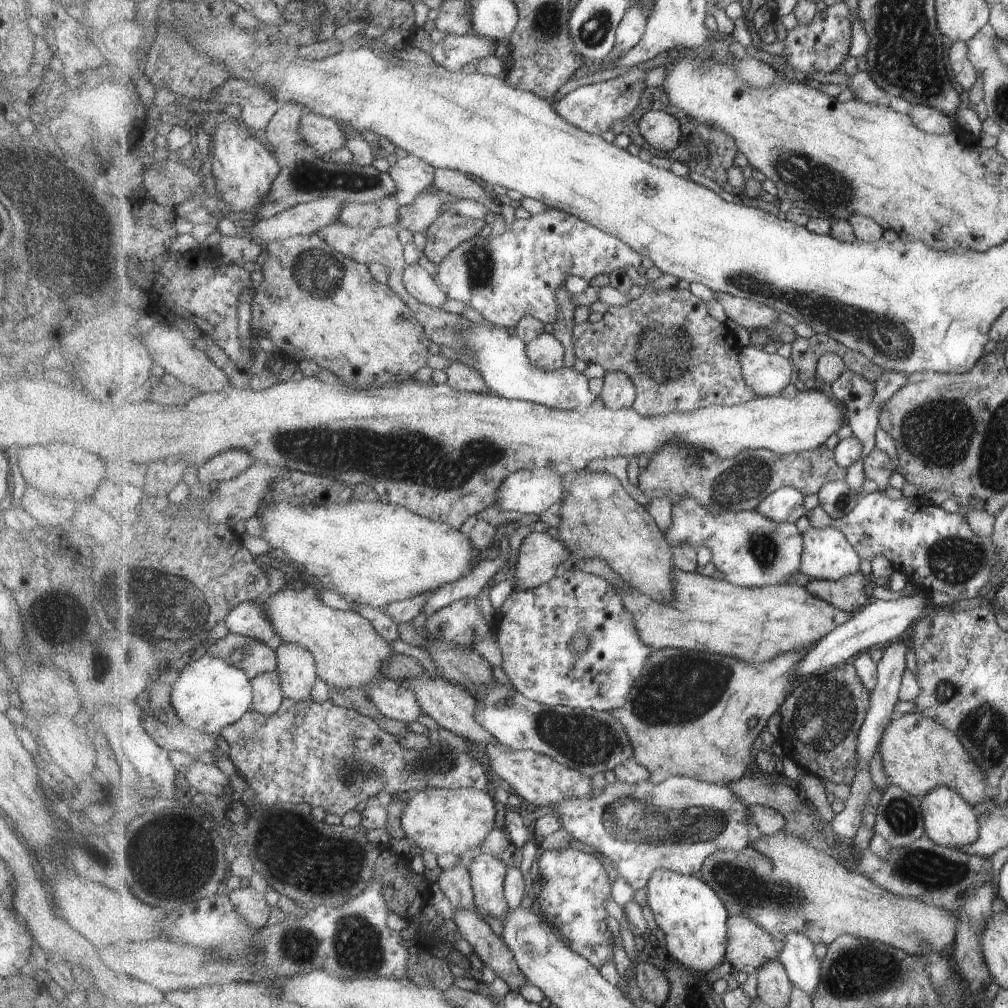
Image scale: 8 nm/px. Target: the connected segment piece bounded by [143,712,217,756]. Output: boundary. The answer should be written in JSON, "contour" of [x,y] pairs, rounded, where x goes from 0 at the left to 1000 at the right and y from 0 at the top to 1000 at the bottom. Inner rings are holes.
{"contour":[[[146,706],[142,713],[142,720],[150,732],[168,746],[181,745],[191,750],[199,750],[201,746],[209,747],[215,742],[213,729],[192,724],[182,716],[177,719],[162,717]]]}

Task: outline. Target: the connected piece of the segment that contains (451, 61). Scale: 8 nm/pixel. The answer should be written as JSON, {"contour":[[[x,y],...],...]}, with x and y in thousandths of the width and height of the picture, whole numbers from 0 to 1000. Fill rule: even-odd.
{"contour":[[[443,34],[439,40],[431,44],[427,55],[432,63],[439,64],[443,69],[457,71],[461,63],[472,63],[475,60],[483,56],[492,58],[493,50],[495,50],[495,44],[483,37],[476,37],[472,34],[461,34],[459,36]]]}

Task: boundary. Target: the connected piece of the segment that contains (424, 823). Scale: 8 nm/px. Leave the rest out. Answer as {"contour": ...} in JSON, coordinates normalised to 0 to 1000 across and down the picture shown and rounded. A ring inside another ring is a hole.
{"contour":[[[423,781],[408,787],[399,811],[405,833],[419,843],[433,846],[461,847],[495,820],[497,801],[489,788],[473,782],[436,783]]]}

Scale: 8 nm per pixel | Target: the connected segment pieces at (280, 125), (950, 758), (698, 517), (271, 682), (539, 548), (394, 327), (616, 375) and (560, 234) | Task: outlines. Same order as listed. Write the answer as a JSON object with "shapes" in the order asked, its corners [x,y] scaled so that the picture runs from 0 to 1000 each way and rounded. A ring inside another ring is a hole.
{"shapes":[[[[285,101],[279,103],[264,127],[264,137],[273,147],[273,155],[279,170],[273,177],[269,191],[254,206],[254,218],[267,217],[287,209],[300,201],[327,195],[340,201],[370,201],[392,193],[393,187],[390,177],[374,167],[358,166],[357,164],[336,164],[325,157],[317,156],[313,147],[307,145],[299,135],[299,119],[305,112],[301,103]]],[[[913,706],[900,707],[884,714],[875,731],[873,748],[883,778],[896,782],[909,792],[915,794],[929,781],[937,779],[953,787],[965,800],[979,792],[983,794],[978,788],[978,769],[954,735],[938,719]]],[[[688,493],[676,494],[667,504],[667,521],[659,529],[666,543],[683,540],[684,543],[702,544],[705,547],[709,563],[719,570],[719,574],[726,579],[737,582],[759,582],[764,580],[780,580],[784,574],[794,567],[798,535],[789,520],[773,519],[764,513],[749,507],[718,507],[707,510],[699,501]]],[[[275,666],[255,671],[250,675],[250,683],[252,684],[250,705],[261,709],[271,709],[277,706],[284,690]]],[[[528,528],[519,536],[515,548],[513,560],[509,563],[509,576],[511,580],[509,584],[530,585],[553,571],[555,562],[563,558],[569,550],[567,547],[554,534],[549,534],[547,530]]],[[[314,232],[286,235],[281,239],[268,239],[258,243],[265,251],[265,258],[261,261],[260,269],[262,277],[254,288],[250,301],[250,319],[248,320],[256,334],[263,334],[273,339],[273,341],[284,347],[293,344],[301,348],[302,356],[310,357],[319,366],[327,368],[336,374],[341,381],[346,381],[350,386],[370,386],[378,383],[390,382],[392,379],[410,376],[412,369],[424,362],[426,355],[426,341],[428,337],[424,334],[420,323],[415,319],[412,312],[407,308],[407,304],[396,295],[385,283],[372,279],[366,264],[361,261],[349,258],[341,254],[338,250],[331,248],[322,238]]],[[[601,369],[595,393],[601,405],[627,405],[633,395],[633,387],[620,369]]],[[[543,205],[538,211],[525,217],[511,216],[496,234],[473,234],[457,242],[434,264],[432,276],[445,296],[468,305],[488,321],[510,328],[514,320],[524,313],[537,317],[540,321],[546,320],[550,323],[556,310],[554,291],[561,285],[561,278],[564,274],[578,275],[585,279],[594,272],[607,272],[611,267],[620,264],[634,266],[636,260],[637,252],[632,251],[613,235],[597,230],[593,225],[565,211]]]]}

